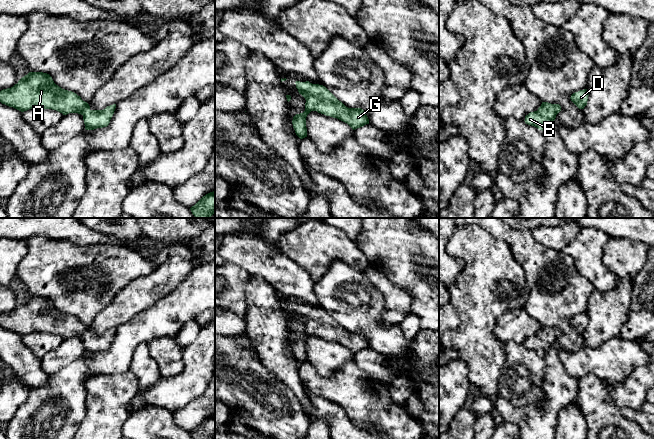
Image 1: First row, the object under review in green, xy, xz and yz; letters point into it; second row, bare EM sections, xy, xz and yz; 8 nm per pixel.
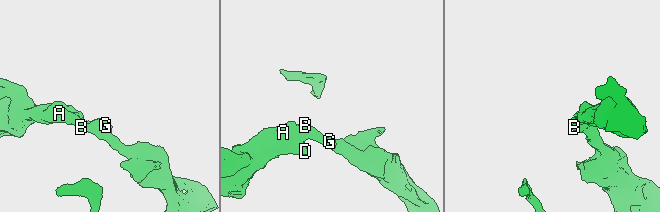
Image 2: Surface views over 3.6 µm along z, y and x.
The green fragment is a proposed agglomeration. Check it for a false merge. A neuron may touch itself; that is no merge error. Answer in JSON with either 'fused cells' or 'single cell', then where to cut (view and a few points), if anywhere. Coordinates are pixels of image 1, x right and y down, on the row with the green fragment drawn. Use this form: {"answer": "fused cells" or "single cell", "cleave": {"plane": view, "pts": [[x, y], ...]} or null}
{"answer": "single cell", "cleave": null}

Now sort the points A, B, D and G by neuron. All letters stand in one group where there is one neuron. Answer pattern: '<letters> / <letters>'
A B D G

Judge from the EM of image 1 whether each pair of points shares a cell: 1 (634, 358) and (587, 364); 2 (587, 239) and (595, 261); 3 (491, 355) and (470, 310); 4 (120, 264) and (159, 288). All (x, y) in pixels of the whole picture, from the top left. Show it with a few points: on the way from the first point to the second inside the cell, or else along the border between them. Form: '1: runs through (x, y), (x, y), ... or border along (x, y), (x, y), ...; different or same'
1: runs through (622, 358), (617, 358), (614, 361), (599, 361); same
2: runs through (587, 244), (587, 253), (590, 256); same
3: runs through (480, 344), (476, 340), (476, 321); same
4: border along (157, 266), (152, 272), (131, 280), (120, 289); different

